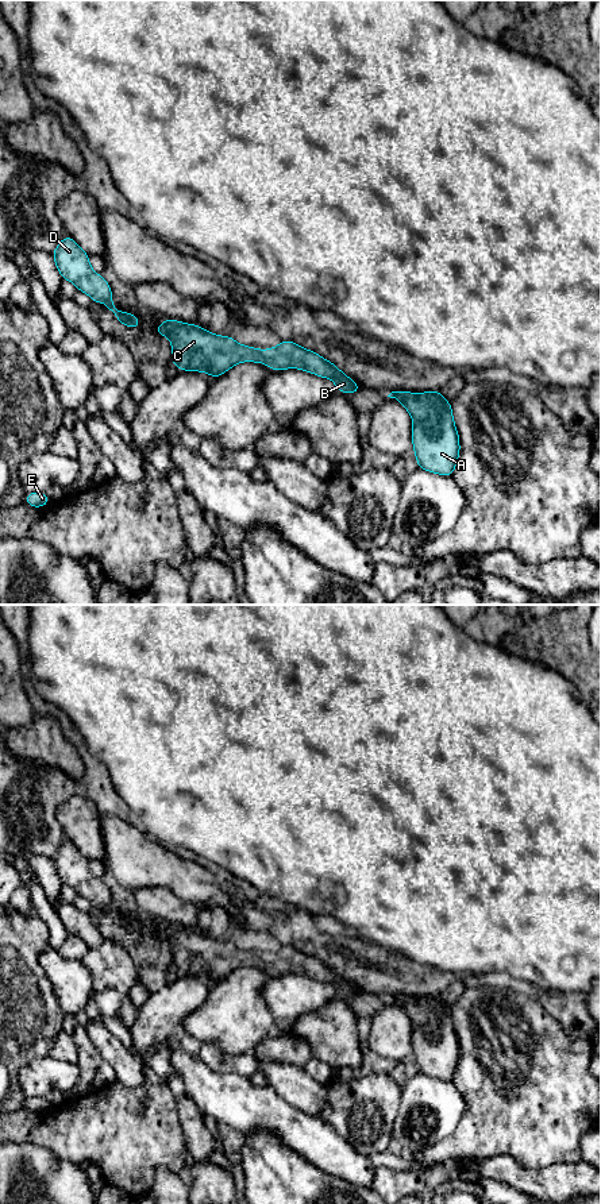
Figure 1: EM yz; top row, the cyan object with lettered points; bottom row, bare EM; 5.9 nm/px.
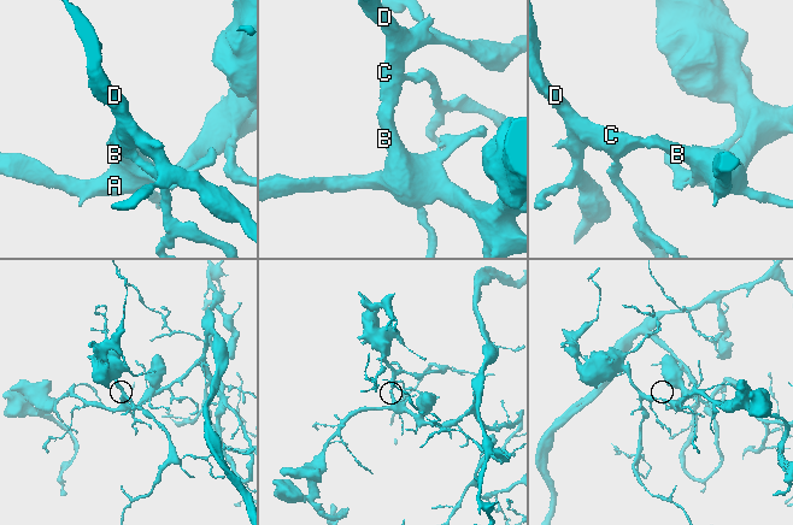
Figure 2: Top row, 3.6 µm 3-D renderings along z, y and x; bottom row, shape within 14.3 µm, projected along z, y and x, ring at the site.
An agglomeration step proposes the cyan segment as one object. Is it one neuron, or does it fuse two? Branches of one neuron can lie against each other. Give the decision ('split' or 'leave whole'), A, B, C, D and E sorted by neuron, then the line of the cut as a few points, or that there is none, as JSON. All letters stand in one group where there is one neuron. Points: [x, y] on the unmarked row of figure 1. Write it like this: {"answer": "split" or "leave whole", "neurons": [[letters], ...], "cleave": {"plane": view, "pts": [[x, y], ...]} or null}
{"answer": "leave whole", "neurons": [["A", "B", "C", "D", "E"]], "cleave": null}

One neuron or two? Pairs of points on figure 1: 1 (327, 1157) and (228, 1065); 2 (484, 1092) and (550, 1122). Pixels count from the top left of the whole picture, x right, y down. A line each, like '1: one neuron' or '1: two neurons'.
1: two neurons
2: one neuron

